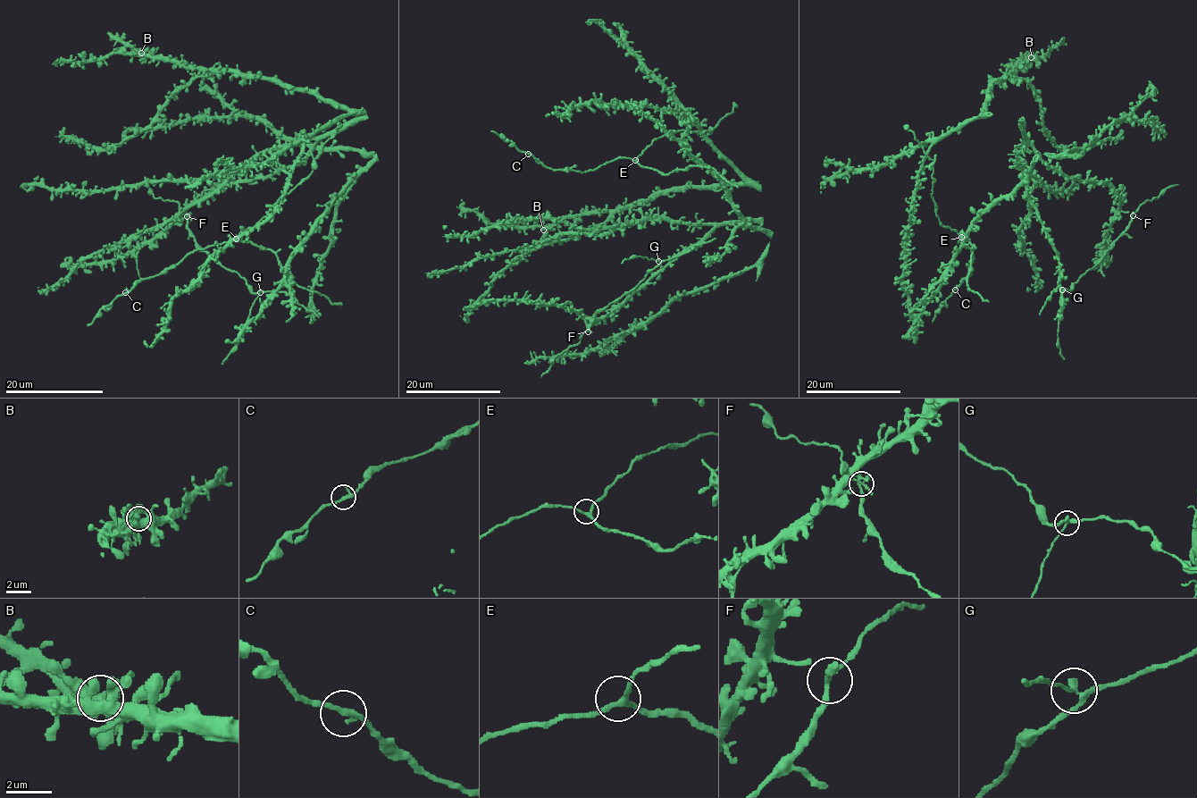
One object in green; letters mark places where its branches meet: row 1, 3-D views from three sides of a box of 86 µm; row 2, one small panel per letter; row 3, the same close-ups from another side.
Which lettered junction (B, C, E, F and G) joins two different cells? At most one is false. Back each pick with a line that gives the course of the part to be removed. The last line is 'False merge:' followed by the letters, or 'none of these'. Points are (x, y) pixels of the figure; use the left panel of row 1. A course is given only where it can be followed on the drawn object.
G: Course of the part to remove: (261, 292), (251, 308), (237, 346), (221, 364)
False merge: G

